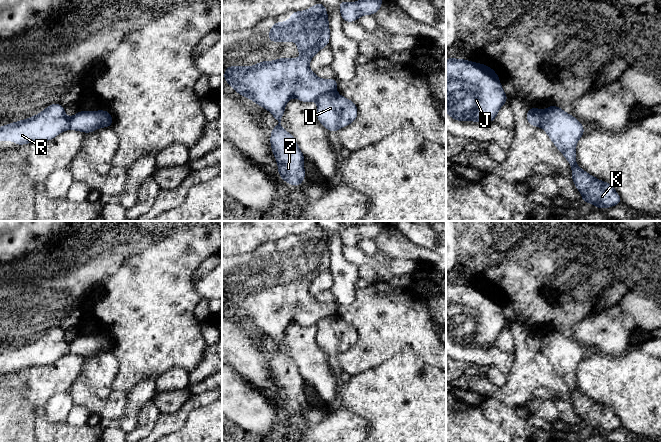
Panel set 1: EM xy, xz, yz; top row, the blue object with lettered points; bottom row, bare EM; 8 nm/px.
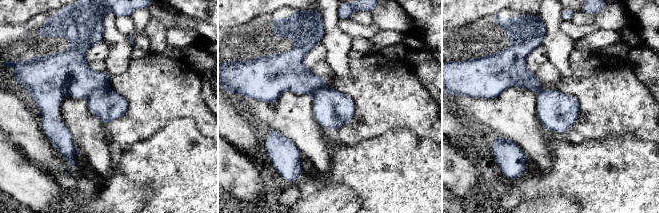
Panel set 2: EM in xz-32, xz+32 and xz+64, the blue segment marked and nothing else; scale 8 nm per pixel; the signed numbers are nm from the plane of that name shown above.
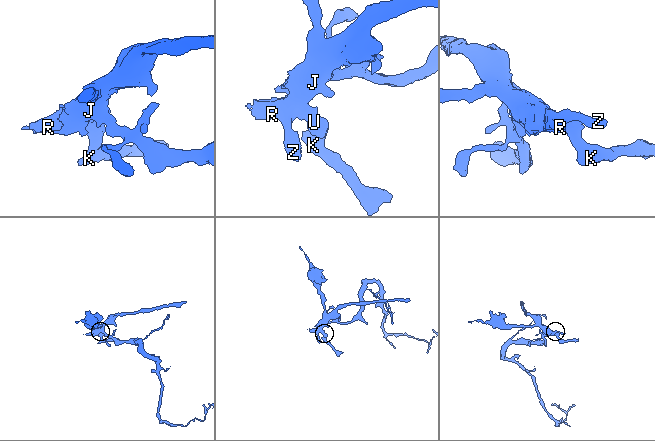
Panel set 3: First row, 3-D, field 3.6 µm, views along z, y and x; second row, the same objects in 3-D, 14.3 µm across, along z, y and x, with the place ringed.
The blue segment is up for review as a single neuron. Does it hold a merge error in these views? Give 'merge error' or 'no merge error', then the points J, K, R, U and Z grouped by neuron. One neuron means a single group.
merge error; groups J R Z / K U

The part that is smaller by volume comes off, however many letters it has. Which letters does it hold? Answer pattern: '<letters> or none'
K, U

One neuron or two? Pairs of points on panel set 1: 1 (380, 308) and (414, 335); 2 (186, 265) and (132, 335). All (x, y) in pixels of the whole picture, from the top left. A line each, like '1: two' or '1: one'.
1: one
2: one

